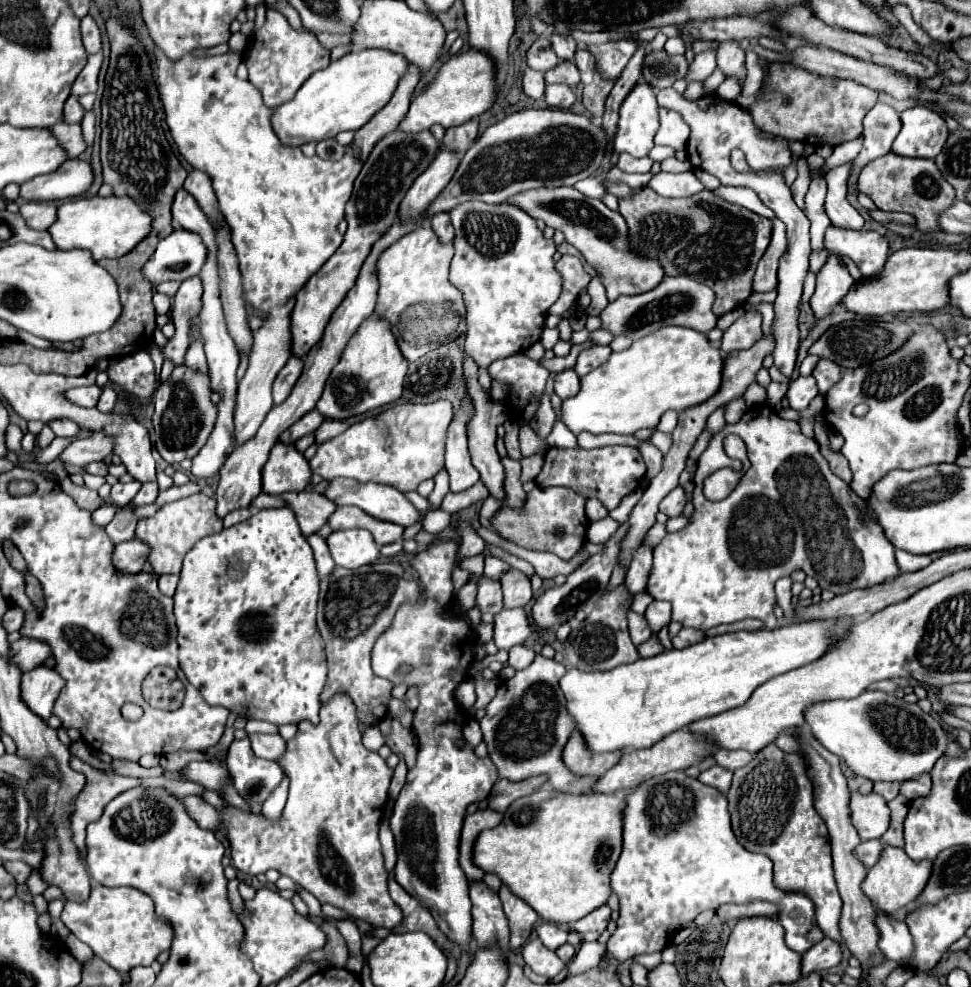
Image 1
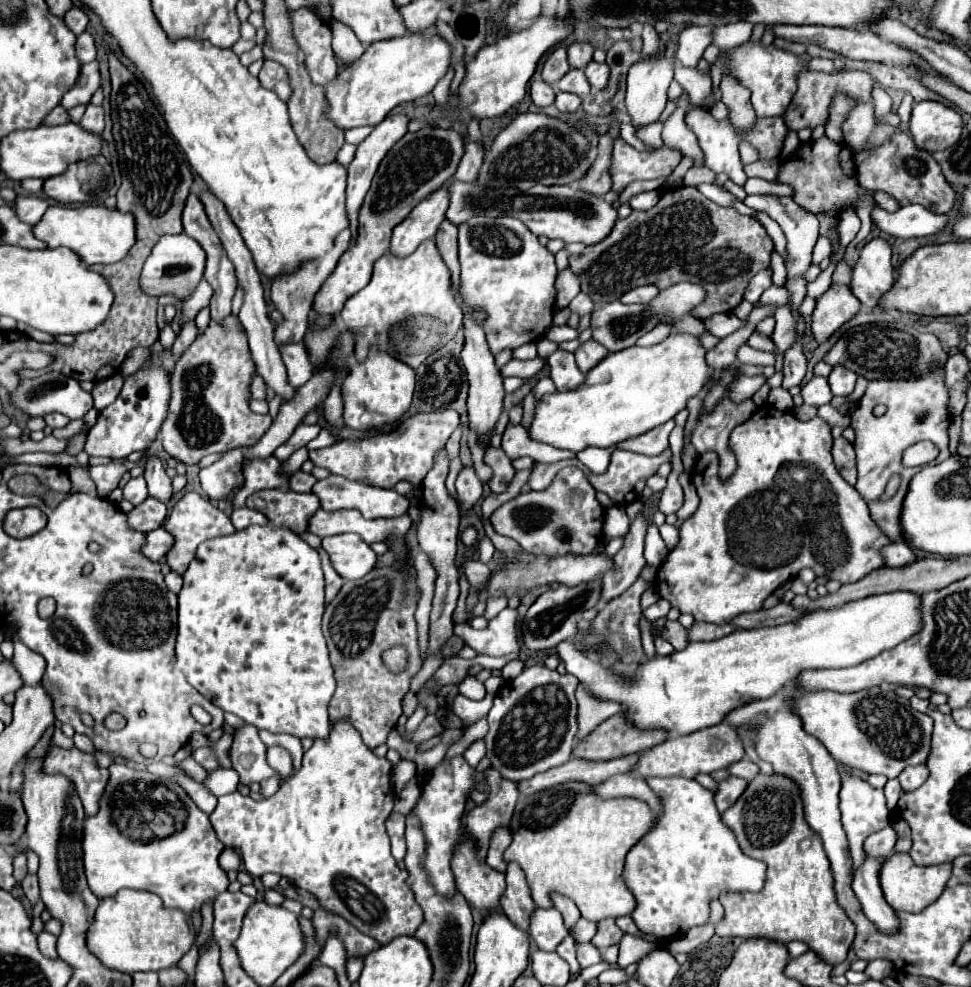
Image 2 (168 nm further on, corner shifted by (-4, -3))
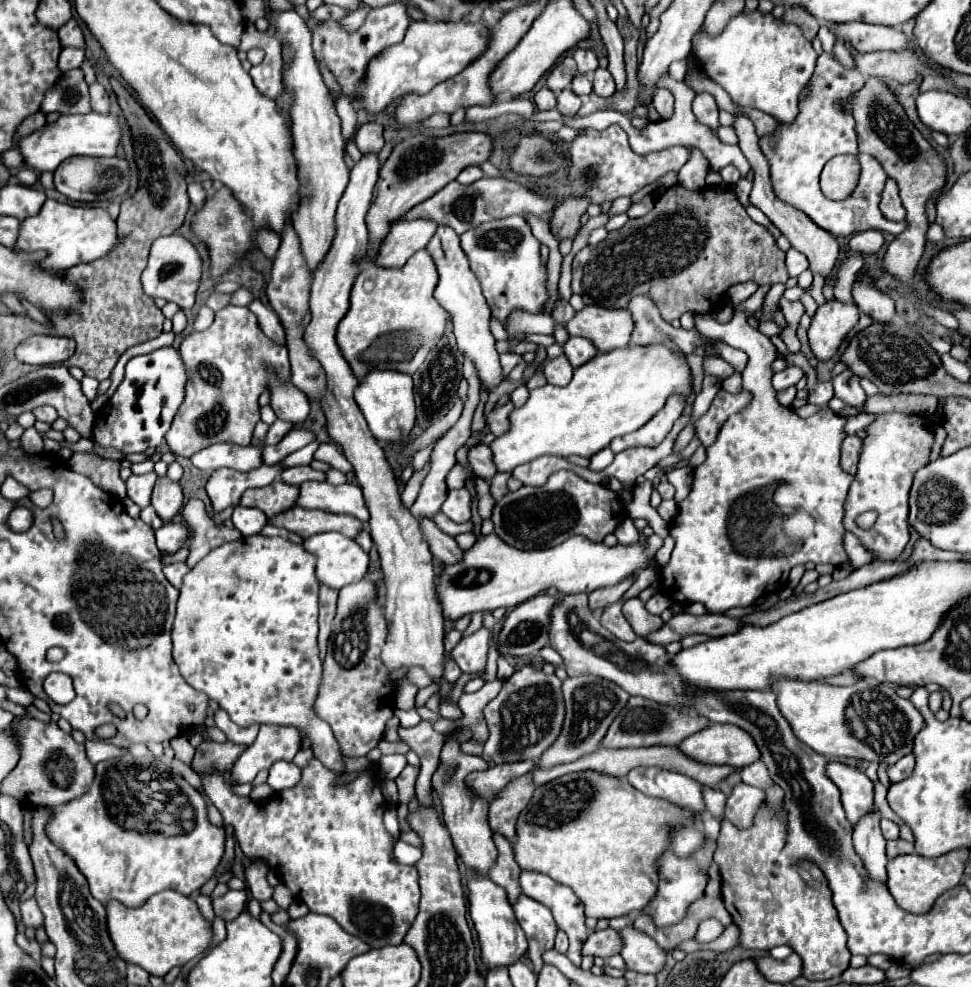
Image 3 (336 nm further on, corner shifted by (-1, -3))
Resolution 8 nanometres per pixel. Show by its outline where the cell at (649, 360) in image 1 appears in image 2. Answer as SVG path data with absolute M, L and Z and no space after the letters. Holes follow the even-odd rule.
M672 330L672 334L656 346L648 346L648 348L630 346L626 350L608 354L598 366L594 366L594 370L590 370L586 374L586 382L578 390L554 392L554 394L544 396L536 404L530 436L538 442L546 442L546 444L552 444L558 448L578 452L588 446L608 448L616 442L644 434L656 426L672 420L680 410L686 408L686 402L692 396L698 396L704 392L706 384L714 378L714 368L710 368L706 364L704 354L706 354L706 350L696 336L678 332L678 330Z

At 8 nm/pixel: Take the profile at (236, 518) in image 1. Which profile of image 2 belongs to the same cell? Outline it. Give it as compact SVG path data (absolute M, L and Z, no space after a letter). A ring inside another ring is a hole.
M236 508L232 512L232 524L236 530L242 530L242 528L248 528L252 524L268 524L268 518L264 514L258 514L258 510L250 510L250 508Z

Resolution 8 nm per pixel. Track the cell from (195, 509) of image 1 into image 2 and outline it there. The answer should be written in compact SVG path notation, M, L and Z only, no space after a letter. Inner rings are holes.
M186 492L186 494L172 506L170 514L168 514L168 516L164 518L164 522L162 522L162 528L164 528L168 534L172 534L172 538L174 538L174 544L172 544L172 548L170 548L168 554L166 554L166 562L168 562L170 570L174 570L174 572L178 572L178 574L184 574L184 572L186 572L188 564L190 564L192 558L194 558L196 548L198 548L204 540L216 538L216 536L228 536L228 534L234 534L234 532L236 532L236 528L232 526L230 518L228 518L222 510L218 510L208 498L204 498L204 496L196 494L196 492Z

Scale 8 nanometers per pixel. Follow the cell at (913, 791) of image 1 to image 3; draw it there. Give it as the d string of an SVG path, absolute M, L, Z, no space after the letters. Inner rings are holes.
M907 754L903 756L899 762L895 762L893 766L887 768L887 774L889 774L889 780L891 782L901 782L903 778L911 776L911 770L915 766L915 756L913 754Z

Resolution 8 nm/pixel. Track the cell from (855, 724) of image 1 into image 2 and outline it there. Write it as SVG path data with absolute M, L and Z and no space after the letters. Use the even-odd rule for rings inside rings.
M878 688L854 694L810 692L796 700L796 714L802 718L804 730L818 738L836 762L866 774L898 778L906 766L926 764L930 754L932 718L914 710L906 698L894 692L882 694Z

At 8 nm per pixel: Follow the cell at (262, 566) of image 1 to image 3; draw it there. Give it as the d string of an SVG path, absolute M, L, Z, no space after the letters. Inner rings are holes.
M261 534L255 536L243 536L235 542L227 542L215 550L211 550L211 554L207 554L207 558L203 558L185 578L183 578L183 588L179 594L179 602L177 602L177 616L173 622L173 630L171 630L171 638L173 638L173 658L183 674L183 678L197 690L209 694L209 698L213 698L223 710L227 710L227 714L231 716L231 720L239 726L251 726L253 722L257 724L279 724L279 726L299 726L299 730L311 740L313 746L313 754L317 760L323 762L325 768L333 770L335 774L343 772L343 754L339 750L339 744L335 742L331 728L327 722L323 722L321 718L315 716L313 712L313 704L317 698L317 690L319 690L319 682L321 682L321 670L323 664L319 660L319 648L317 648L317 592L319 592L320 584L315 578L315 556L307 554L303 550L301 544L293 544L289 540L283 538L265 538Z

